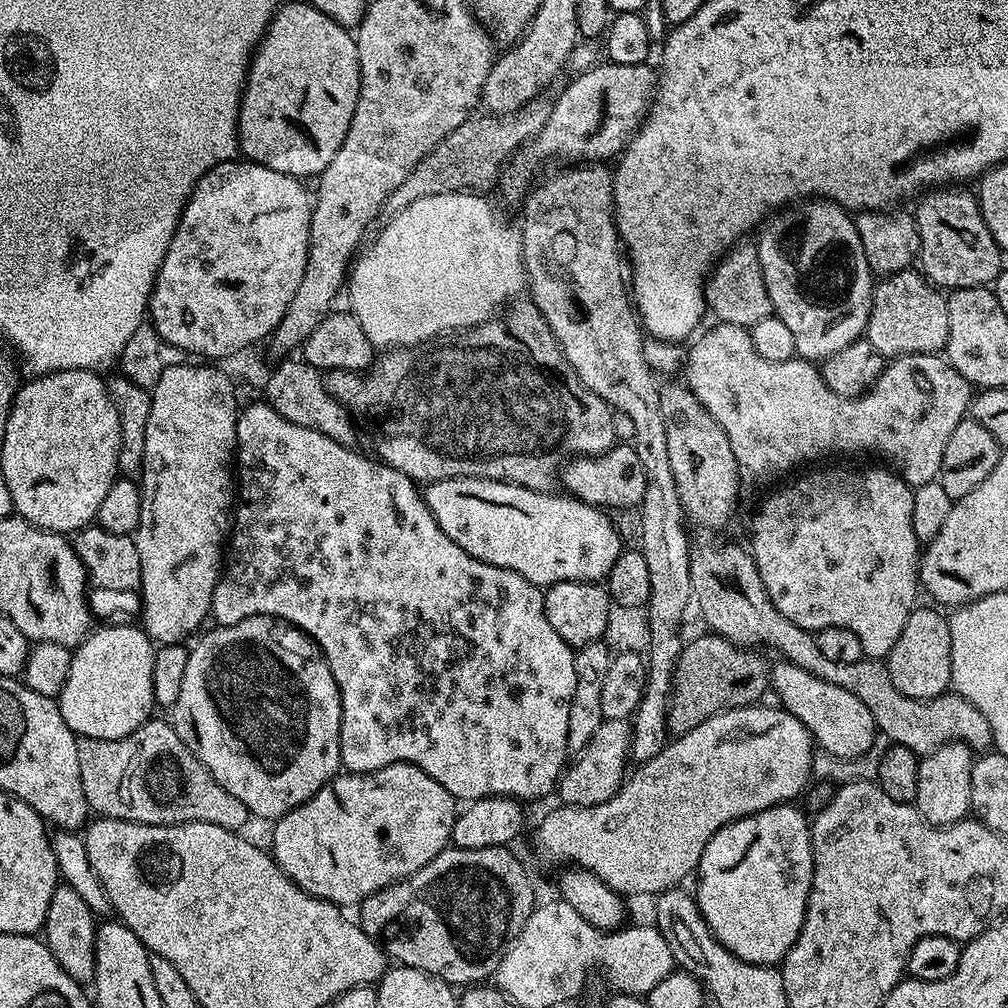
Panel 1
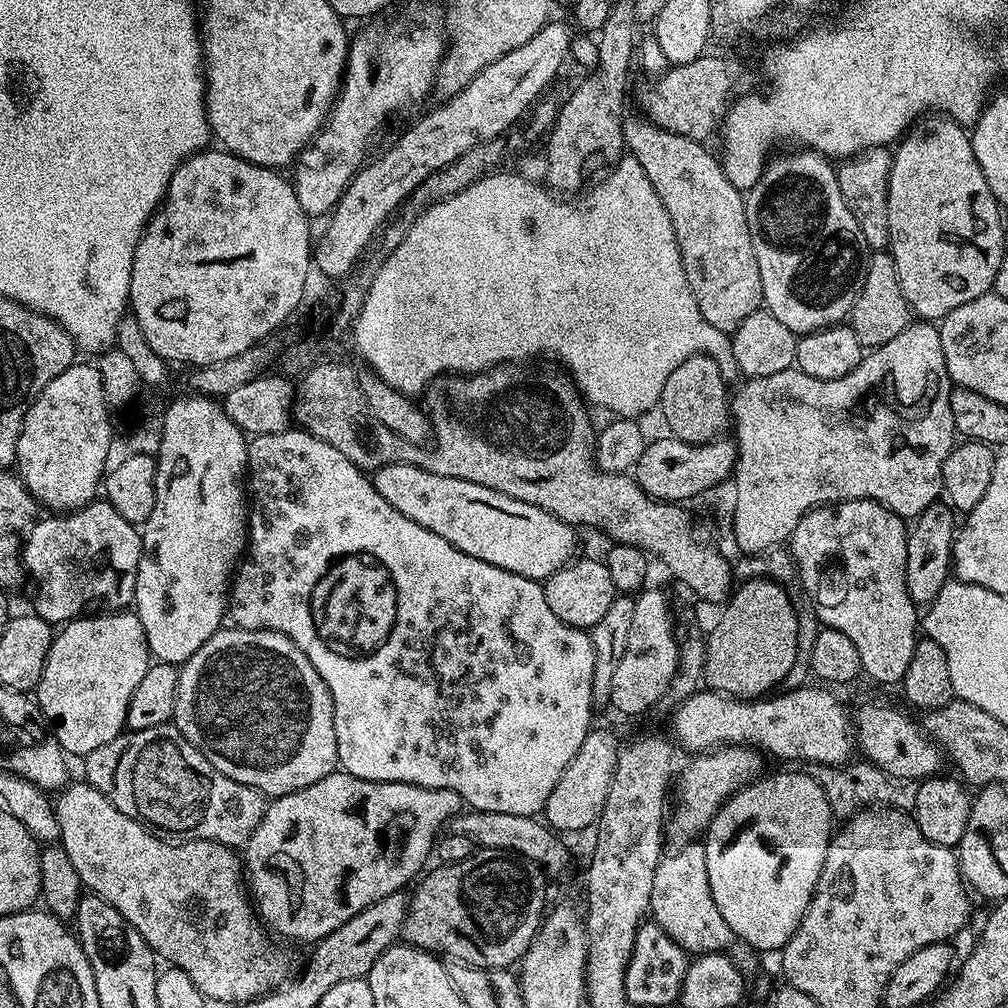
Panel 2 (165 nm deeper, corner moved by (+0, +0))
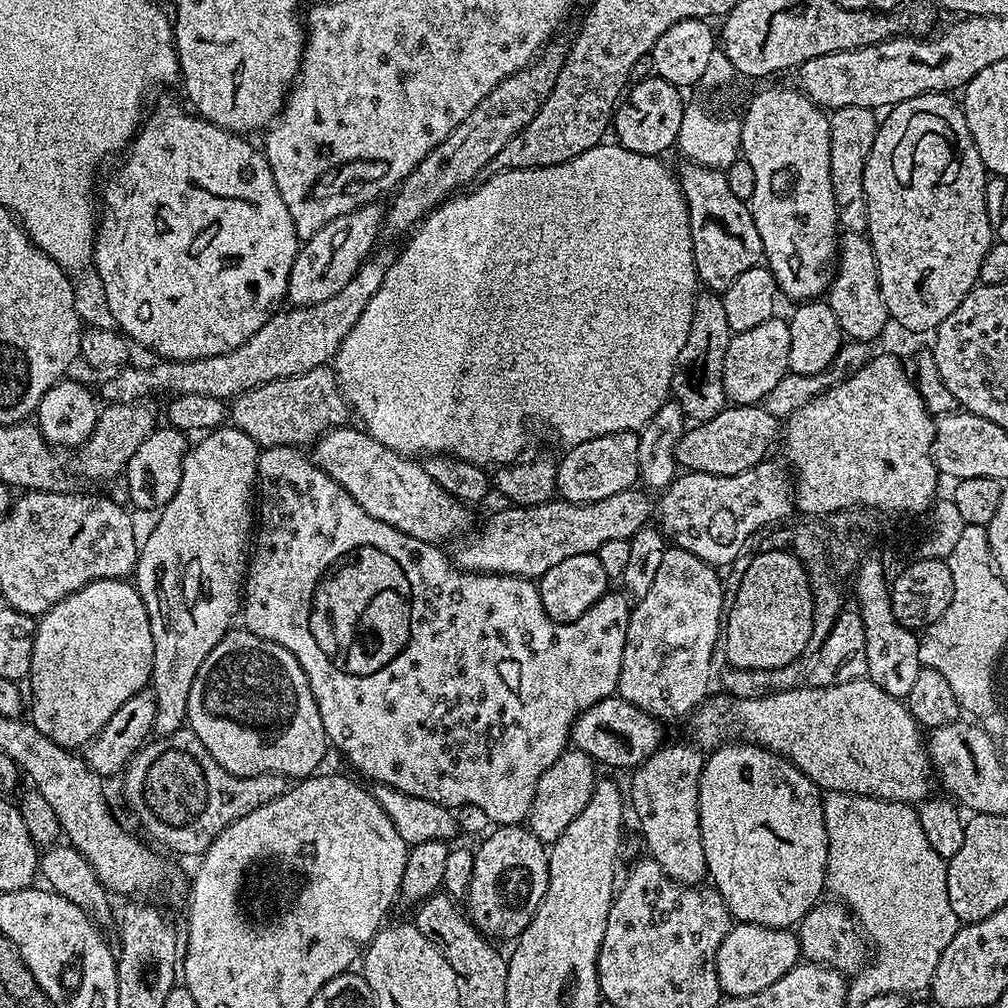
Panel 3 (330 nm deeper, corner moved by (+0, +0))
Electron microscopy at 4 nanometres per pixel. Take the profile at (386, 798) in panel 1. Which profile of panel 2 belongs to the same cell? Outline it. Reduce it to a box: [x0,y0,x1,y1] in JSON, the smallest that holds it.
[242,770,460,946]

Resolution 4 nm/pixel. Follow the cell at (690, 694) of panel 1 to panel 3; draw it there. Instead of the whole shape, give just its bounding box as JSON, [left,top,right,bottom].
[722,552,814,672]

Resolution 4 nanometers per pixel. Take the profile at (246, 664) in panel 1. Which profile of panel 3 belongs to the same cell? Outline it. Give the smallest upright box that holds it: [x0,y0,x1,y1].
[187,630,330,778]

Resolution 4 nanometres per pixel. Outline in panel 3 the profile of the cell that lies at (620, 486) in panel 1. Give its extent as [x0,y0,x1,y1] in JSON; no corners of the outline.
[676,404,782,474]

